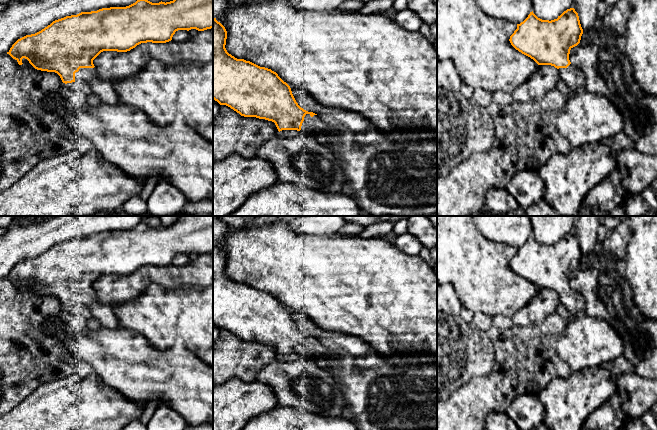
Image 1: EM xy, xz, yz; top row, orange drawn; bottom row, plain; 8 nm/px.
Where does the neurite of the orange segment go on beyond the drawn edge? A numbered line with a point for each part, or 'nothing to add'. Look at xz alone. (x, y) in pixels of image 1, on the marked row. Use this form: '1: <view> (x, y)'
1: xz (313, 126)

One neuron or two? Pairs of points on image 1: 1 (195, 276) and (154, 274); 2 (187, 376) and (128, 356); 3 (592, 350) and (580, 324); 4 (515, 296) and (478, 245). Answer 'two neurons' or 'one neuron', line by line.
1: one neuron
2: one neuron
3: one neuron
4: one neuron

